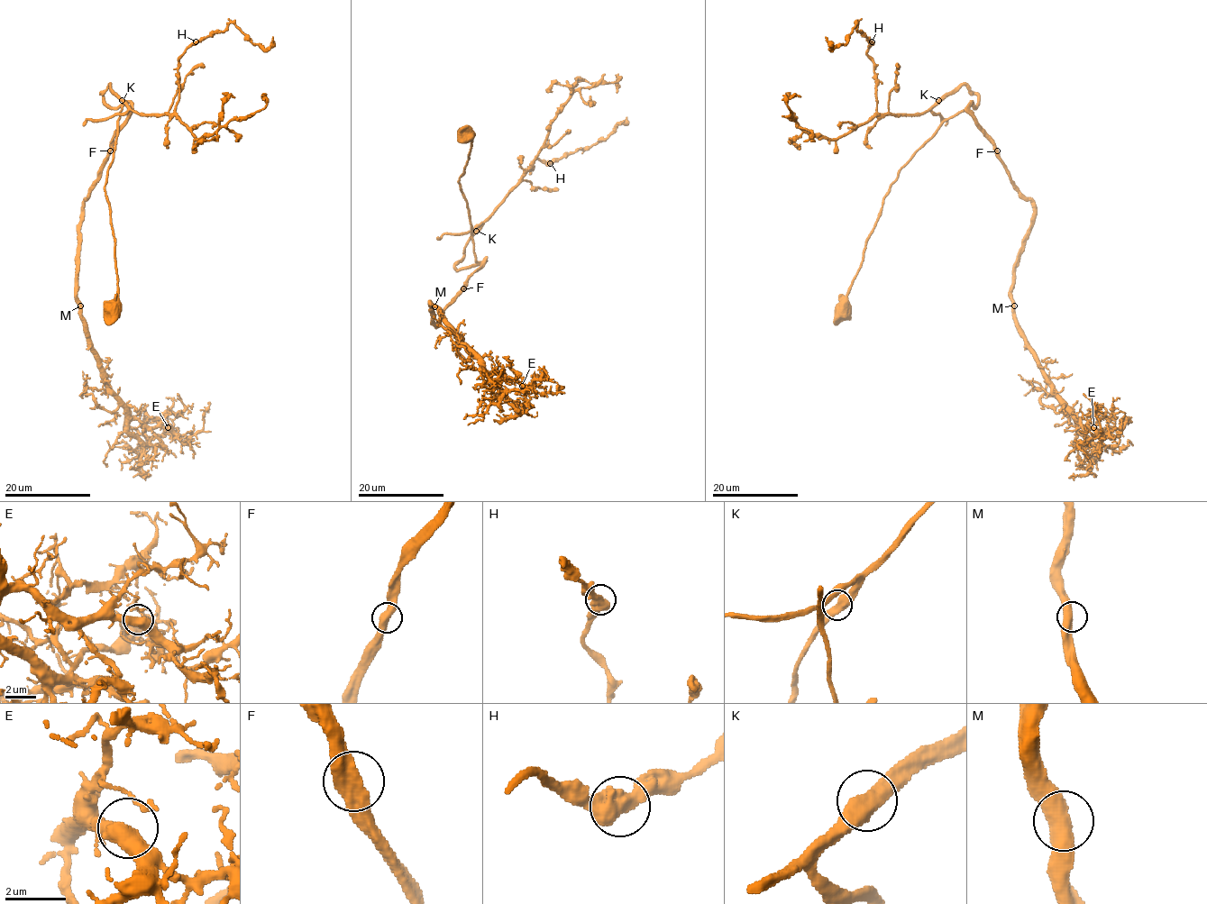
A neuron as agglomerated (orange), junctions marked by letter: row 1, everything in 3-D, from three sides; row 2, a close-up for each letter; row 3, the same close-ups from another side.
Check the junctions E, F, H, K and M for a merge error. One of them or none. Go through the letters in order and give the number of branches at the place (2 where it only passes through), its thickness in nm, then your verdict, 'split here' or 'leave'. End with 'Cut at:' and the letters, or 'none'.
E: 2 branches meet; 600 nm thick; leave
F: 2 branches meet; 550 nm thick; leave
H: 2 branches meet; 550 nm thick; leave
K: 2 branches meet; 500 nm thick; leave
M: 2 branches meet; 550 nm thick; leave
Cut at: none

